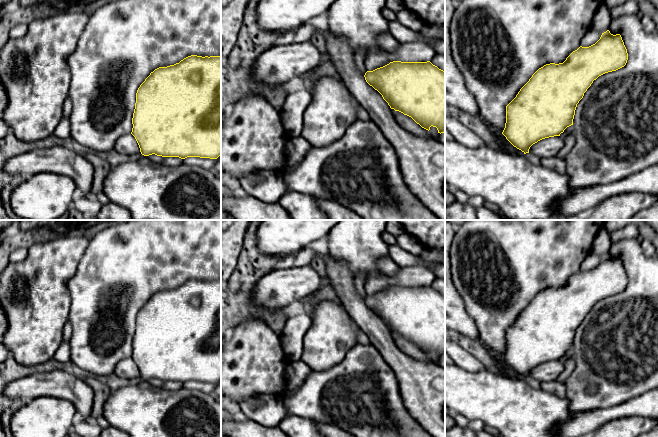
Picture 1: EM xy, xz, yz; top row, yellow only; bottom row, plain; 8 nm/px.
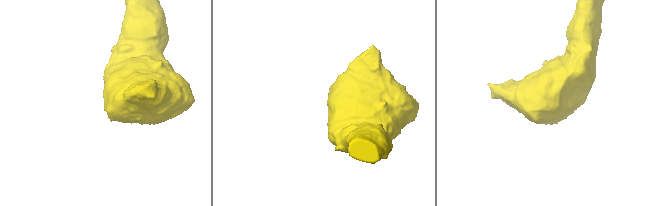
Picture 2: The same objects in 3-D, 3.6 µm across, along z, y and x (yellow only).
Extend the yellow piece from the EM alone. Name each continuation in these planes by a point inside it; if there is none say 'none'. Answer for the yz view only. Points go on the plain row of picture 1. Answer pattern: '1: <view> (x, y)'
1: yz (534, 383)

